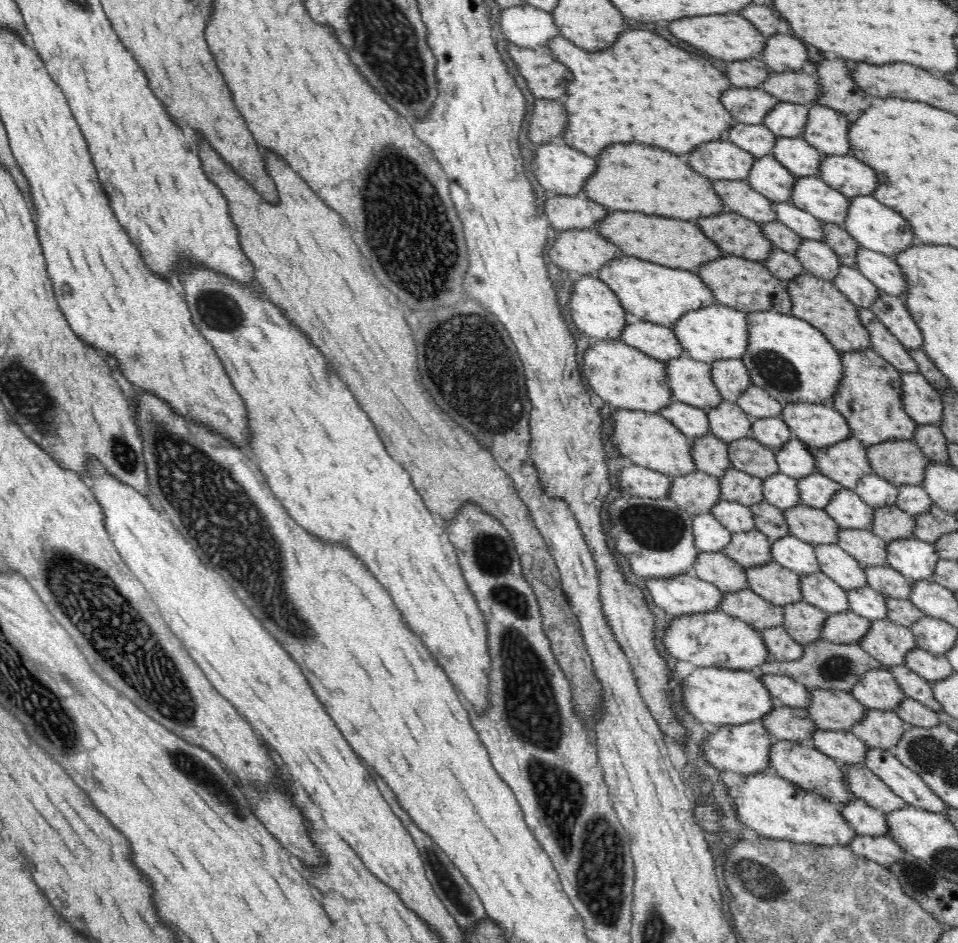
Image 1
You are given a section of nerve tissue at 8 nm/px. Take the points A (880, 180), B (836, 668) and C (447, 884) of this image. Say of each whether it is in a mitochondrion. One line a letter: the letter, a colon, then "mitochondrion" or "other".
A: other
B: mitochondrion
C: mitochondrion

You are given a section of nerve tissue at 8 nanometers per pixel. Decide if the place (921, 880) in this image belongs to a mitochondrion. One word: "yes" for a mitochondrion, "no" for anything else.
yes

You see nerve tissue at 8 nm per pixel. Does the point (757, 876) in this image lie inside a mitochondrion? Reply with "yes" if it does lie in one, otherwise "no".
yes

